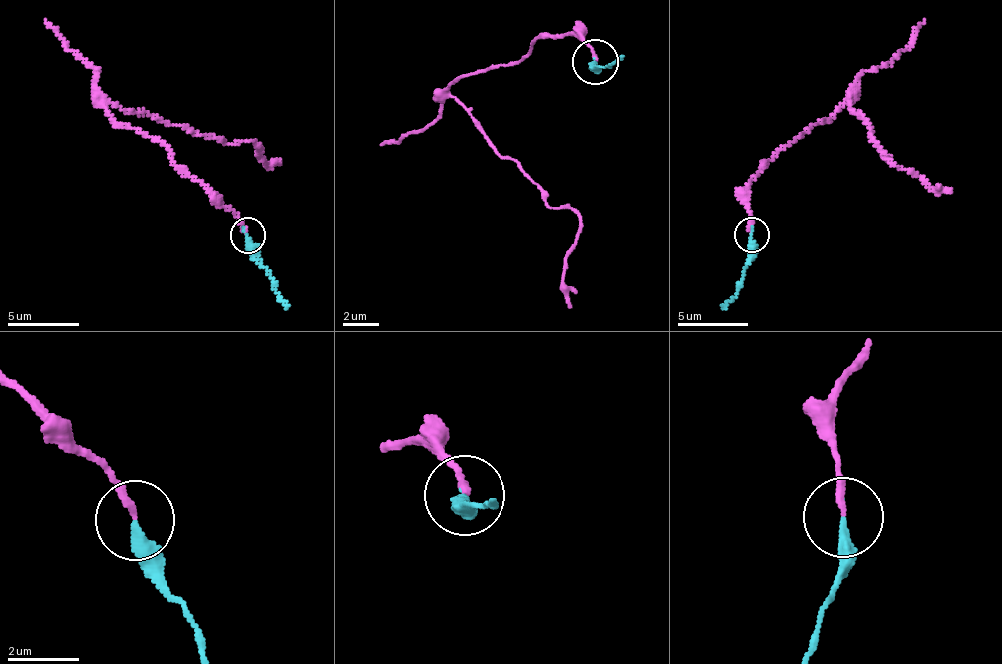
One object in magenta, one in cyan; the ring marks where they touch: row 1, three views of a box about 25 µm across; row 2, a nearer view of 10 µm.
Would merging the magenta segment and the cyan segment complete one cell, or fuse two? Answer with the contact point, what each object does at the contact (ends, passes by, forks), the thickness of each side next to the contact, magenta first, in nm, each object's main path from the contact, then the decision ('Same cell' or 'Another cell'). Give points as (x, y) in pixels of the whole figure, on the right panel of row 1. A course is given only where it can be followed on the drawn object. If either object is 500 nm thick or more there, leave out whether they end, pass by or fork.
Place: (751, 235). At the ring magenta ends. At the ring cyan ends. Thickness 190 nm (magenta) against 300 nm. Course of magenta: (751, 234), (746, 208), (763, 164), (847, 100), (890, 160), (885, 158), (950, 193). Course of cyan: (751, 234), (741, 286), (721, 305). Same cell

